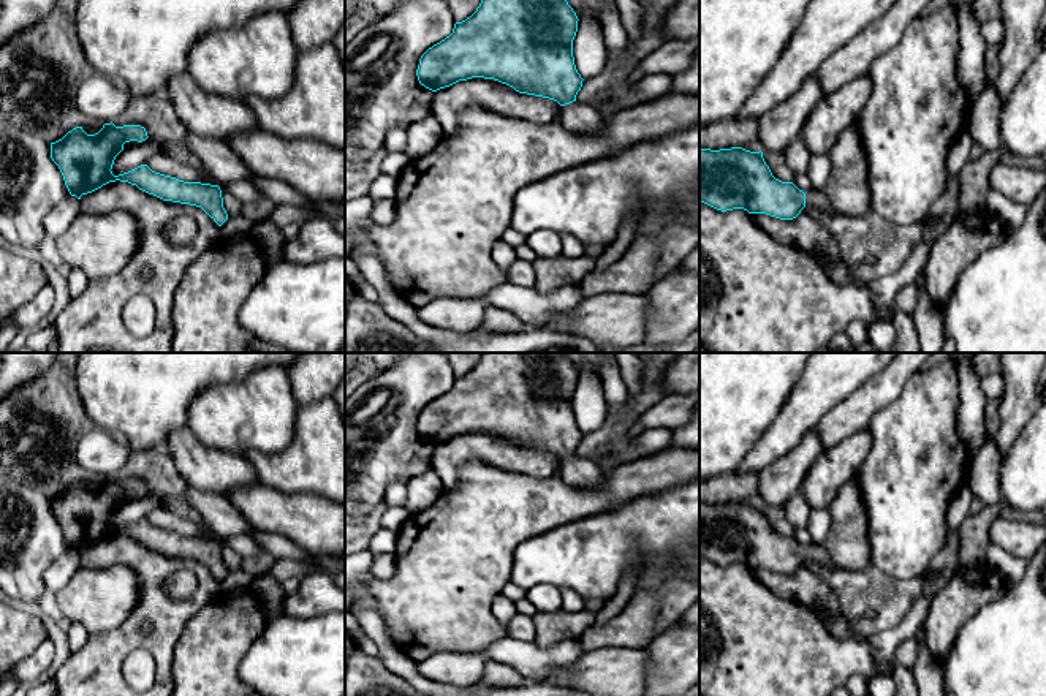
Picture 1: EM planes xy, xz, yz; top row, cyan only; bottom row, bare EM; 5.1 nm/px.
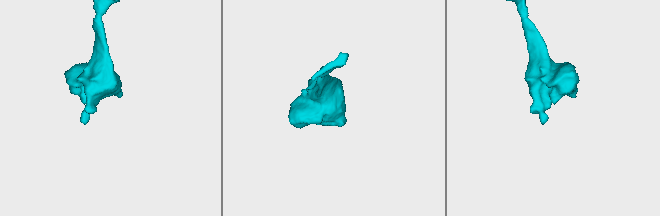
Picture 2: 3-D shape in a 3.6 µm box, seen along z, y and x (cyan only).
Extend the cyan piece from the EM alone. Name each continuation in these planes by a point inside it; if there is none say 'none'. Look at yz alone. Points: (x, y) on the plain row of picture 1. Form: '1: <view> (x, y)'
1: yz (815, 554)

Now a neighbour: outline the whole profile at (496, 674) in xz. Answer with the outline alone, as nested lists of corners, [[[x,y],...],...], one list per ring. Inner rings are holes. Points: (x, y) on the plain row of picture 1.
[[[487,661],[484,664],[481,680],[476,685],[494,688],[519,688],[527,683],[527,679],[511,666],[500,661]]]

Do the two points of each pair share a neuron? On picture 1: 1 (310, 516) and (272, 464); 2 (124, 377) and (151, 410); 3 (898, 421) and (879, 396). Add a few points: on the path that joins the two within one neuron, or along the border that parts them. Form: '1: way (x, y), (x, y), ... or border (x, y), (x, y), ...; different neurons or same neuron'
1: border (258, 481), (285, 492), (312, 492), (328, 500); different neurons
2: way (132, 385), (141, 394), (143, 402); same neuron
3: border (910, 378), (902, 391), (867, 426); different neurons

